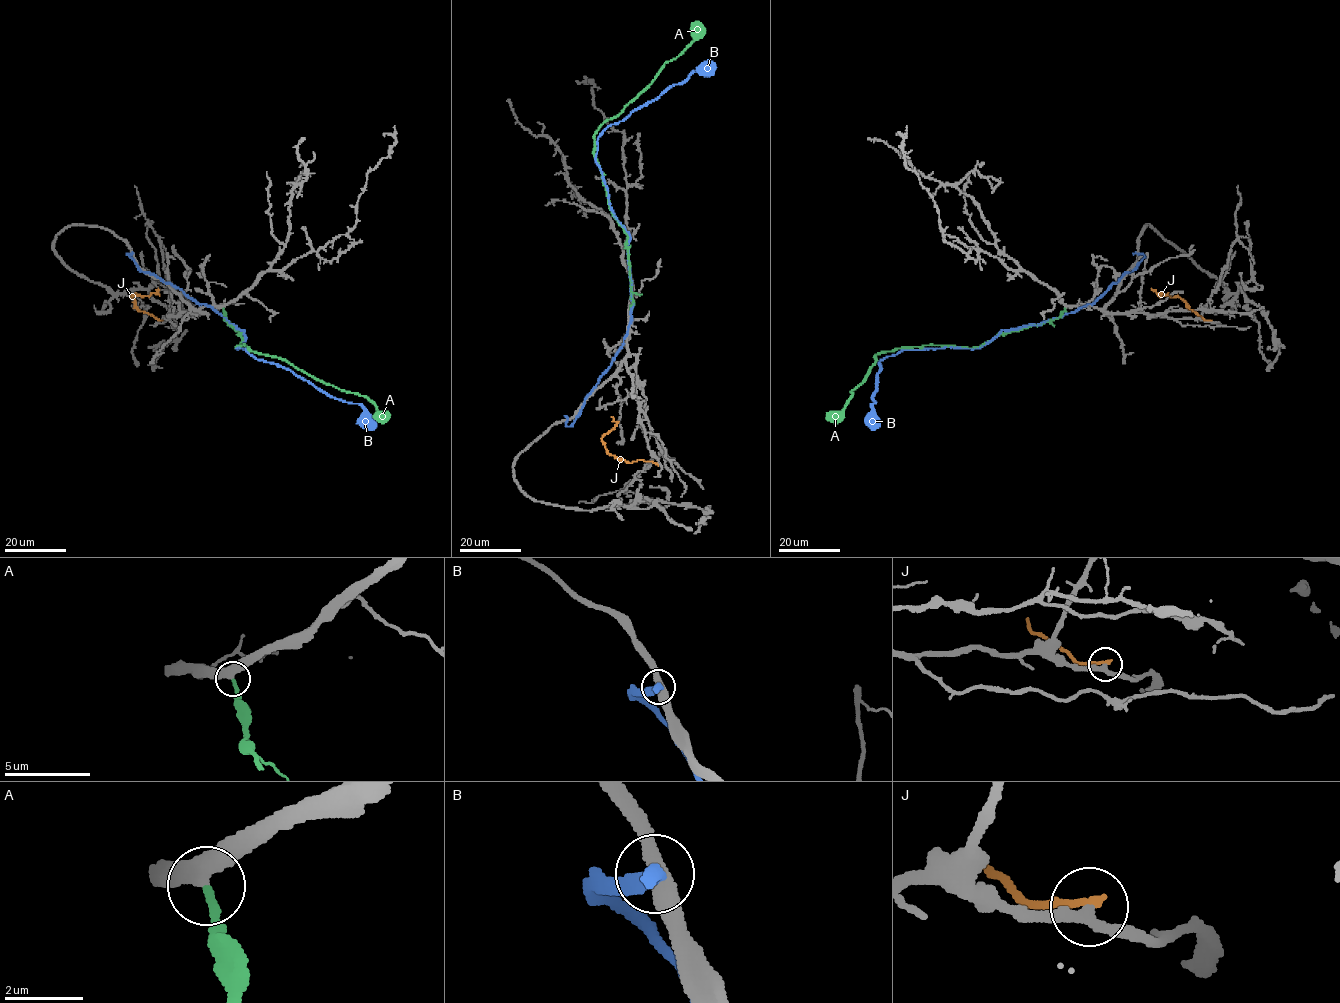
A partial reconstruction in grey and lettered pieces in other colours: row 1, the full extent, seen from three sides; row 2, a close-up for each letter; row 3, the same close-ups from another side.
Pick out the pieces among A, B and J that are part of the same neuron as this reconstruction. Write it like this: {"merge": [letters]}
{"merge": ["A"]}

